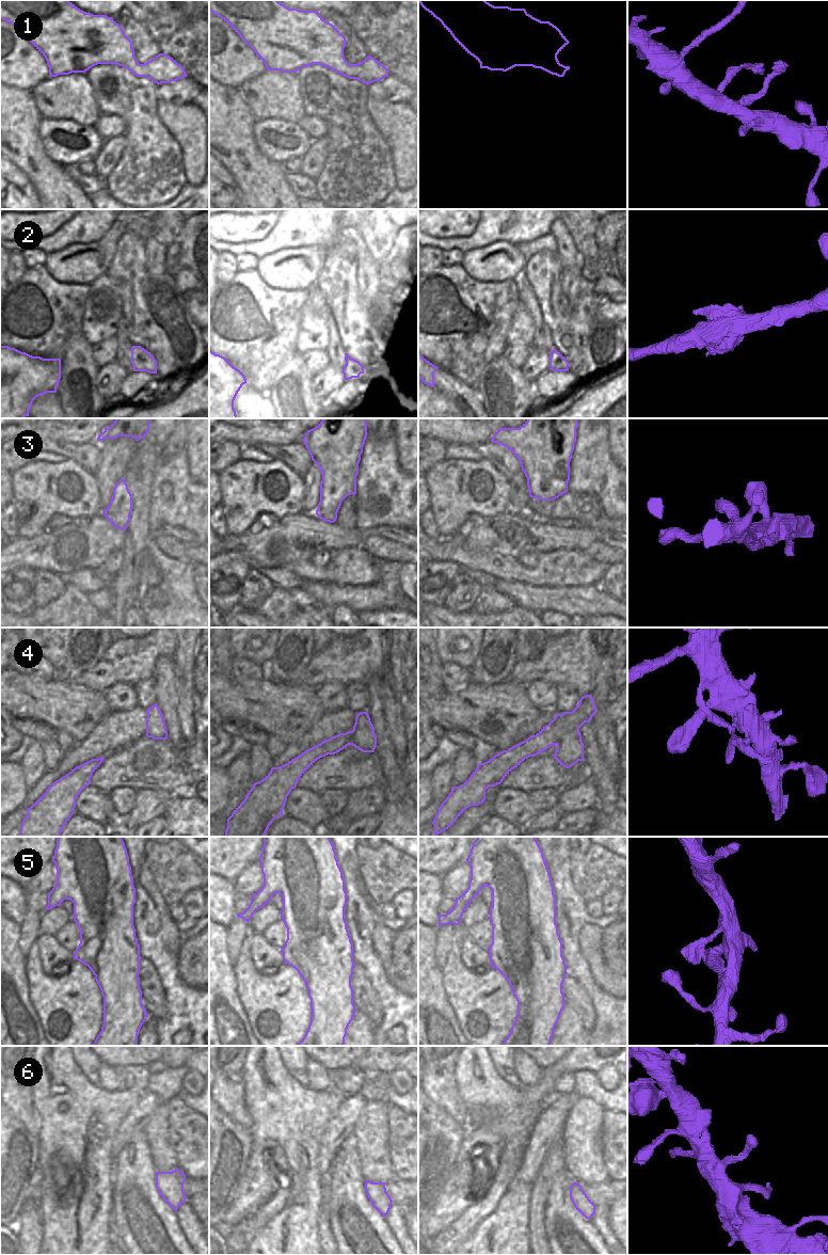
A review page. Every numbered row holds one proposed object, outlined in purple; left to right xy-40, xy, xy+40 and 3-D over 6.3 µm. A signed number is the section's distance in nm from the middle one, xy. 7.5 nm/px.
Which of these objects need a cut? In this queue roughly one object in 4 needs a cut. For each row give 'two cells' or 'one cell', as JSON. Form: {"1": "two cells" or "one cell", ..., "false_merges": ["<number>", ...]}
{"1": "one cell", "2": "two cells", "3": "one cell", "4": "one cell", "5": "one cell", "6": "one cell", "false_merges": ["2"]}

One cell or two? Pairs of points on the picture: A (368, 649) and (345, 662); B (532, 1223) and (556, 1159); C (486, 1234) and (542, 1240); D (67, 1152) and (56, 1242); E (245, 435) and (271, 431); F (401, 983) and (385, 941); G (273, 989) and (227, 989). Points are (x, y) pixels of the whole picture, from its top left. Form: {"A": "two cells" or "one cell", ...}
{"A": "one cell", "B": "one cell", "C": "two cells", "D": "one cell", "E": "one cell", "F": "one cell", "G": "two cells"}

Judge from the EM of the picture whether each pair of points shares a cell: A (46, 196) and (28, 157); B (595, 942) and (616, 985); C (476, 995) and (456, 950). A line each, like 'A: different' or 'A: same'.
A: same
B: same
C: same

